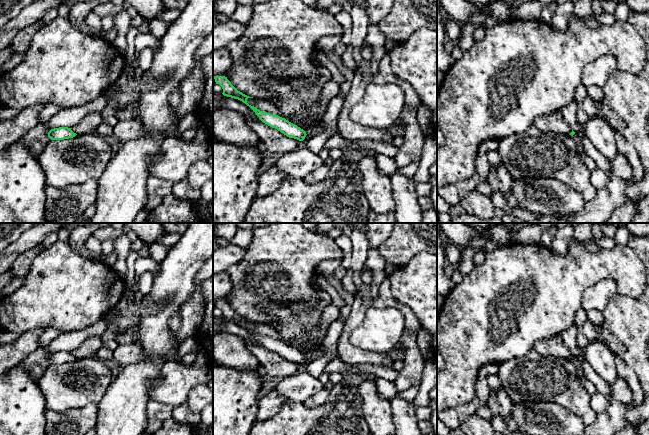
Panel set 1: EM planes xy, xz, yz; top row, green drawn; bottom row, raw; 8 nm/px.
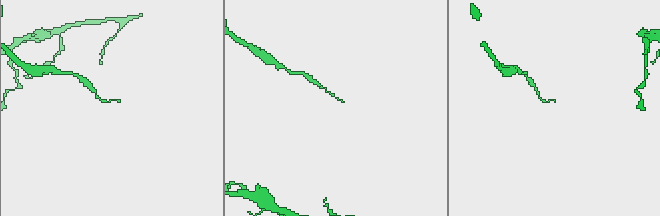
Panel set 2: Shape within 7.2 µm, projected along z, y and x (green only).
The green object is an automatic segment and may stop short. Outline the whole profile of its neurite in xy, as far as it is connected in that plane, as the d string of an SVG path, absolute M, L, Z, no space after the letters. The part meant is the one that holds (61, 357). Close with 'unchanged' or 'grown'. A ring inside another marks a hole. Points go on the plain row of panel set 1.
M59 351L51 353L48 356L48 361L51 364L64 364L75 361L77 358L74 357L71 352L68 351Z | unchanged

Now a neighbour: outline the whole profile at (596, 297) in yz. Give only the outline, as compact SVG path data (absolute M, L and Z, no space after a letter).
M606 278L600 280L584 292L581 307L586 311L603 311L616 294L617 285L613 279Z

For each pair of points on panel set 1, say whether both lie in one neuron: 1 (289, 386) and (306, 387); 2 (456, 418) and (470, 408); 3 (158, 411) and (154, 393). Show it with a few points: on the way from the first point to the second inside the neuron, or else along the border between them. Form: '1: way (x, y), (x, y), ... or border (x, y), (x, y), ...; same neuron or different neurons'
1: way (293, 386), (302, 385); same neuron
2: way (459, 415), (467, 409); same neuron
3: border (152, 400), (169, 404), (172, 407); different neurons

